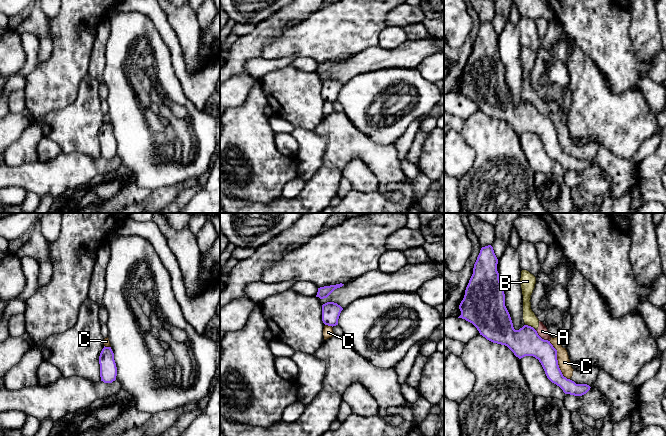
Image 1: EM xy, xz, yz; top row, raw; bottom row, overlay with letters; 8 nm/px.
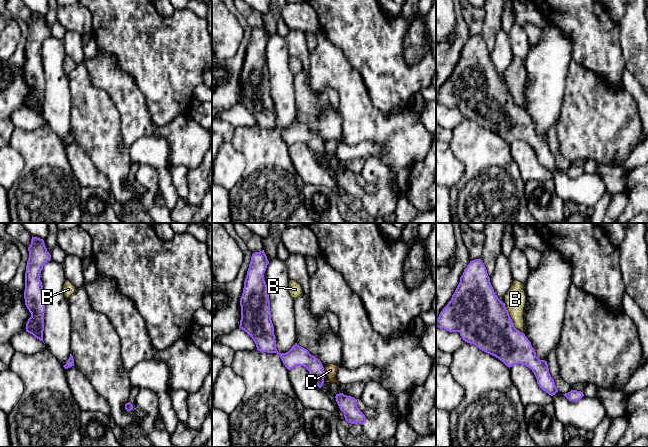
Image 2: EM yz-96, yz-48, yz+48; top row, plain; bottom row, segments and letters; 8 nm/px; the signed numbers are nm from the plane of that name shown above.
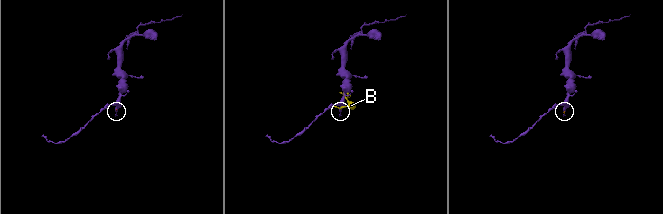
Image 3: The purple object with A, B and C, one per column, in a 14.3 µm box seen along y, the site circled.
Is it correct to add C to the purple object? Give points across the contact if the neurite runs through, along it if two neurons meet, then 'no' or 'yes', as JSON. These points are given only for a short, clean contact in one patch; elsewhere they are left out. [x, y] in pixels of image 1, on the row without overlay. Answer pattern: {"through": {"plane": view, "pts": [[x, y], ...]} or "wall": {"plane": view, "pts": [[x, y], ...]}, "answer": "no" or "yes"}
{"wall": {"plane": "yz", "pts": [[549, 117], [556, 126], [557, 140], [561, 149], [569, 155]]}, "answer": "no"}

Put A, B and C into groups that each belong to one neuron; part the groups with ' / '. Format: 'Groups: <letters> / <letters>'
Groups: A B C

